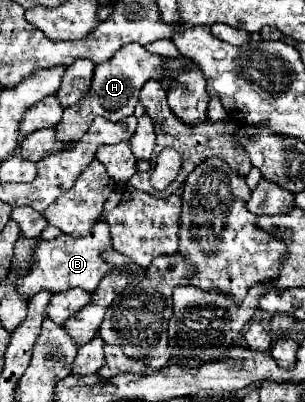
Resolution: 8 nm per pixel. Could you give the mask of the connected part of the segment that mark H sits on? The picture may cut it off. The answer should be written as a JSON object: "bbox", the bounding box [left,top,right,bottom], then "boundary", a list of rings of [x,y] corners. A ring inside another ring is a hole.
{"bbox":[57,45,163,141],"boundary":[[[125,45],[123,49],[119,49],[119,53],[115,53],[115,57],[111,57],[111,61],[105,61],[103,65],[95,67],[91,93],[87,95],[85,101],[79,101],[79,105],[71,105],[65,109],[63,119],[57,125],[57,139],[59,141],[81,139],[95,115],[101,115],[111,121],[127,119],[135,111],[139,89],[149,79],[161,79],[161,73],[163,73],[163,63],[159,55],[149,53],[143,45]]]}

